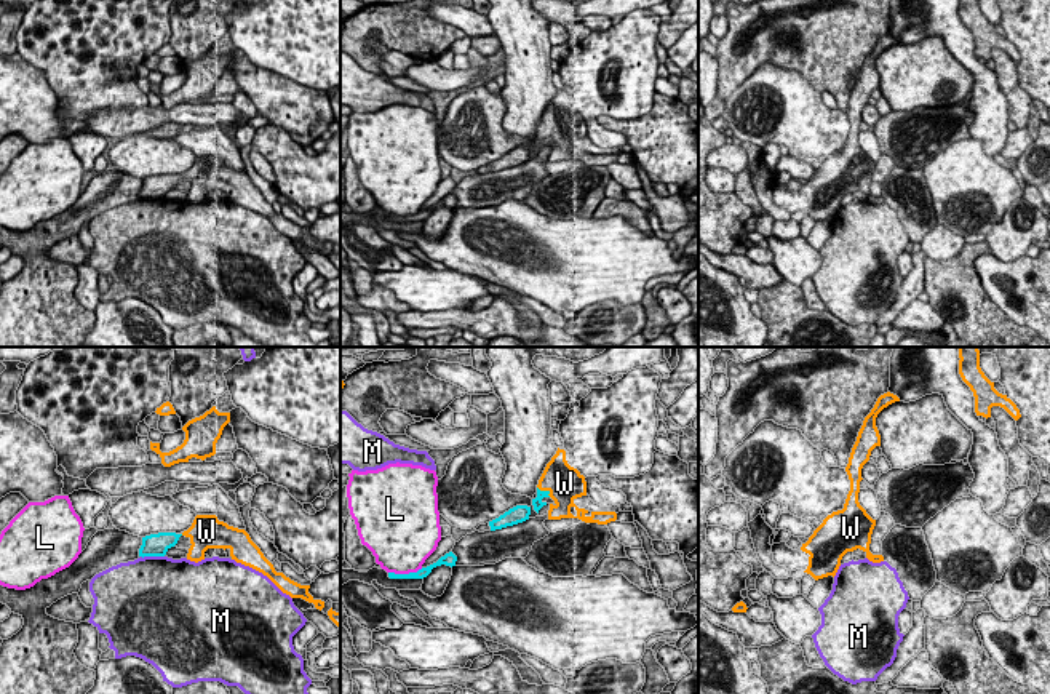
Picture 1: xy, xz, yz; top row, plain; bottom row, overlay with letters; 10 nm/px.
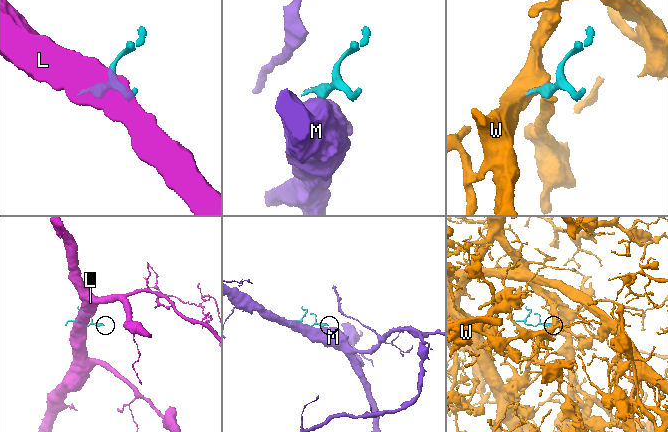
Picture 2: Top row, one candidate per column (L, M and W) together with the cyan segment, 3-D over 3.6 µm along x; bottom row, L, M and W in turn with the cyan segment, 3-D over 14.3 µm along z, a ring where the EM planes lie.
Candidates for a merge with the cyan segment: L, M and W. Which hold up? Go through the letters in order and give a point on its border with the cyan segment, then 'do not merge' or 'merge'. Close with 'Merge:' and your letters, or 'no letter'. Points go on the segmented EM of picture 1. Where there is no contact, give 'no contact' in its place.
L: meets cyan in xz at (405, 574); do not merge
M: meets cyan in xy at (152, 555); do not merge
W: meets cyan in xz at (545, 491); merge
Merge: W

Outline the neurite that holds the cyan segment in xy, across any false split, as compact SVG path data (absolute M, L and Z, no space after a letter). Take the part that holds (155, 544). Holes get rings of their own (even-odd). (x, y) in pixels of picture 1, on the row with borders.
M158 532L142 537L139 556L165 556L174 547L182 534Z

